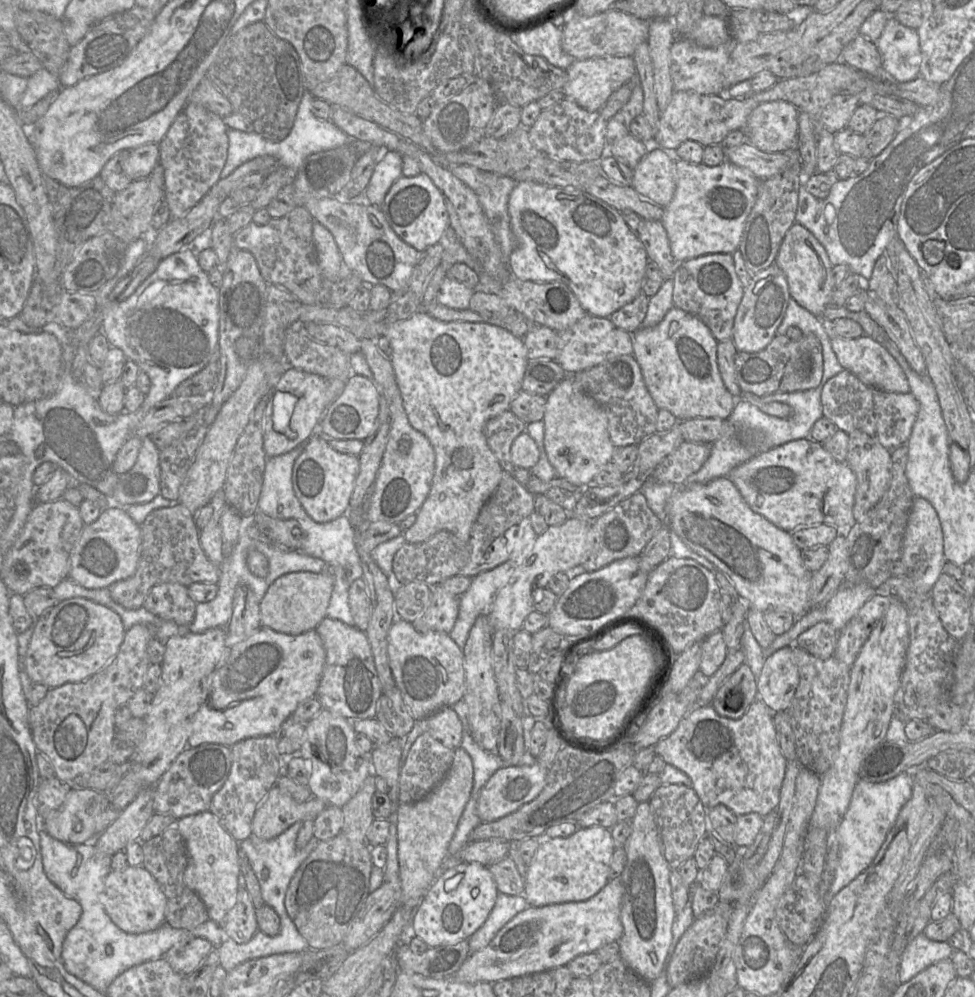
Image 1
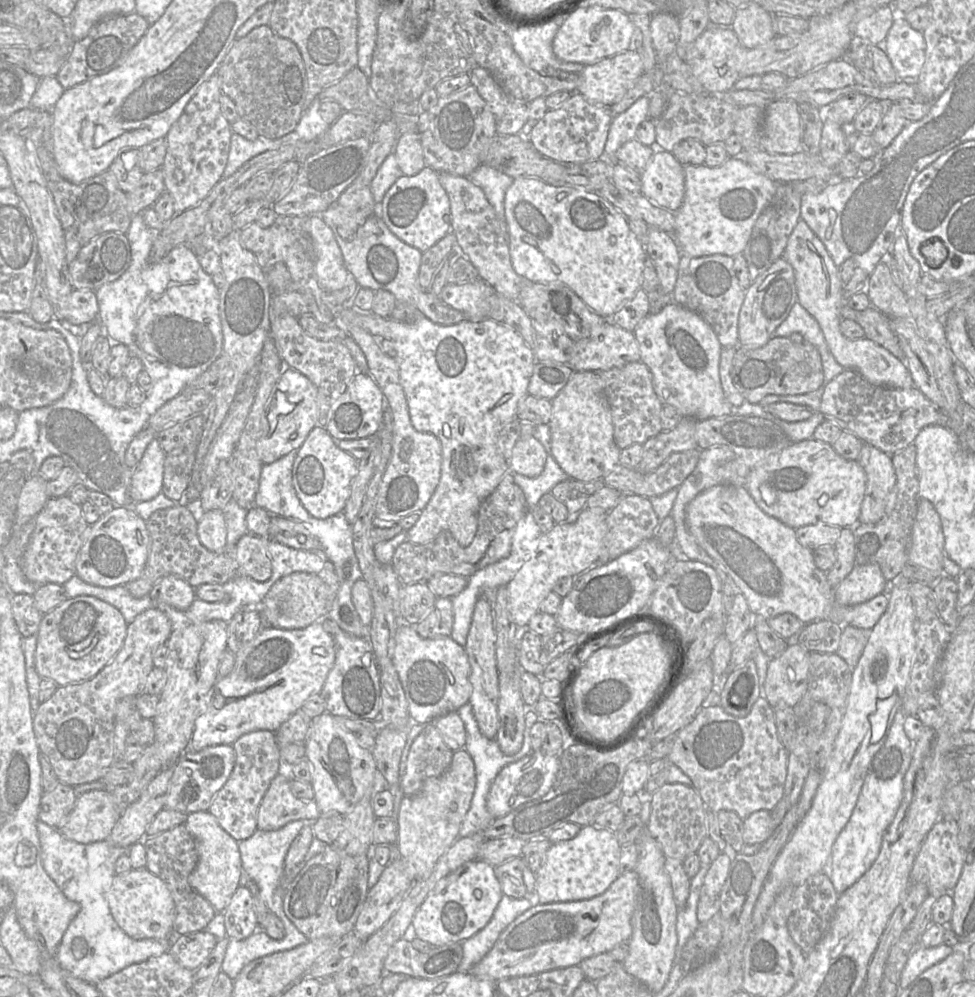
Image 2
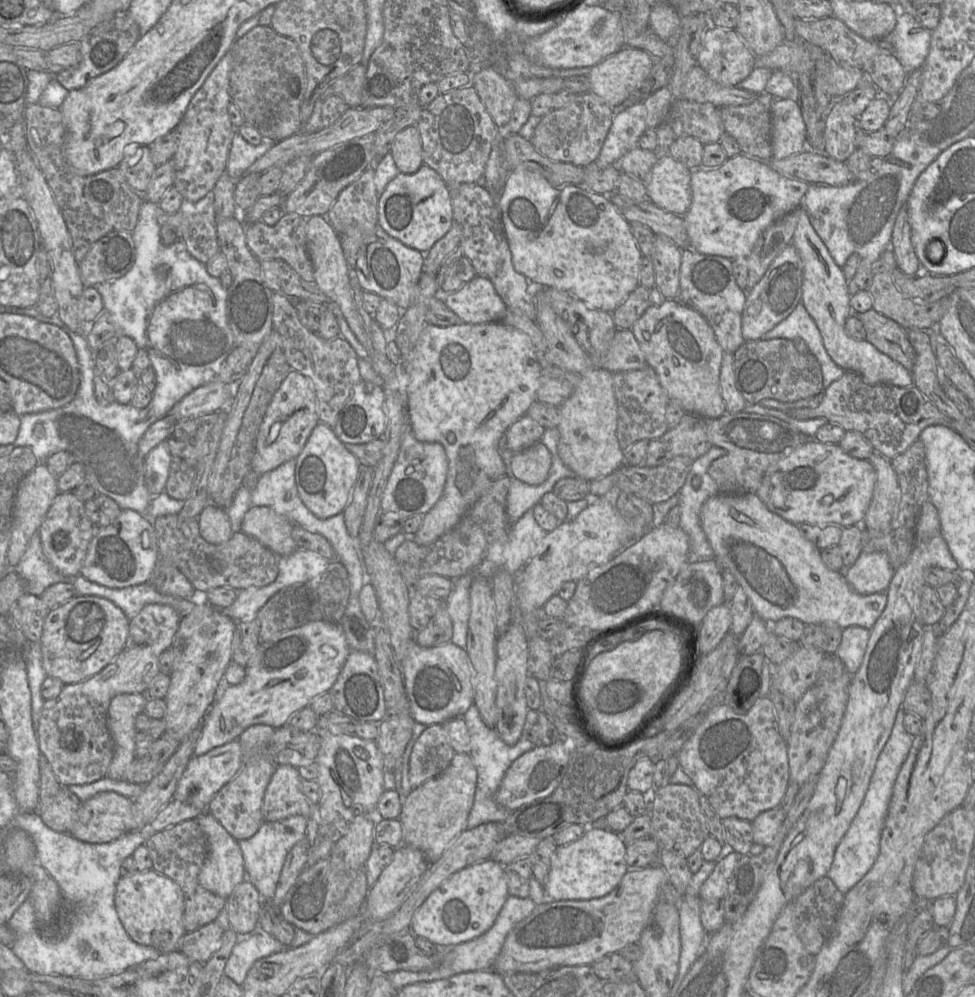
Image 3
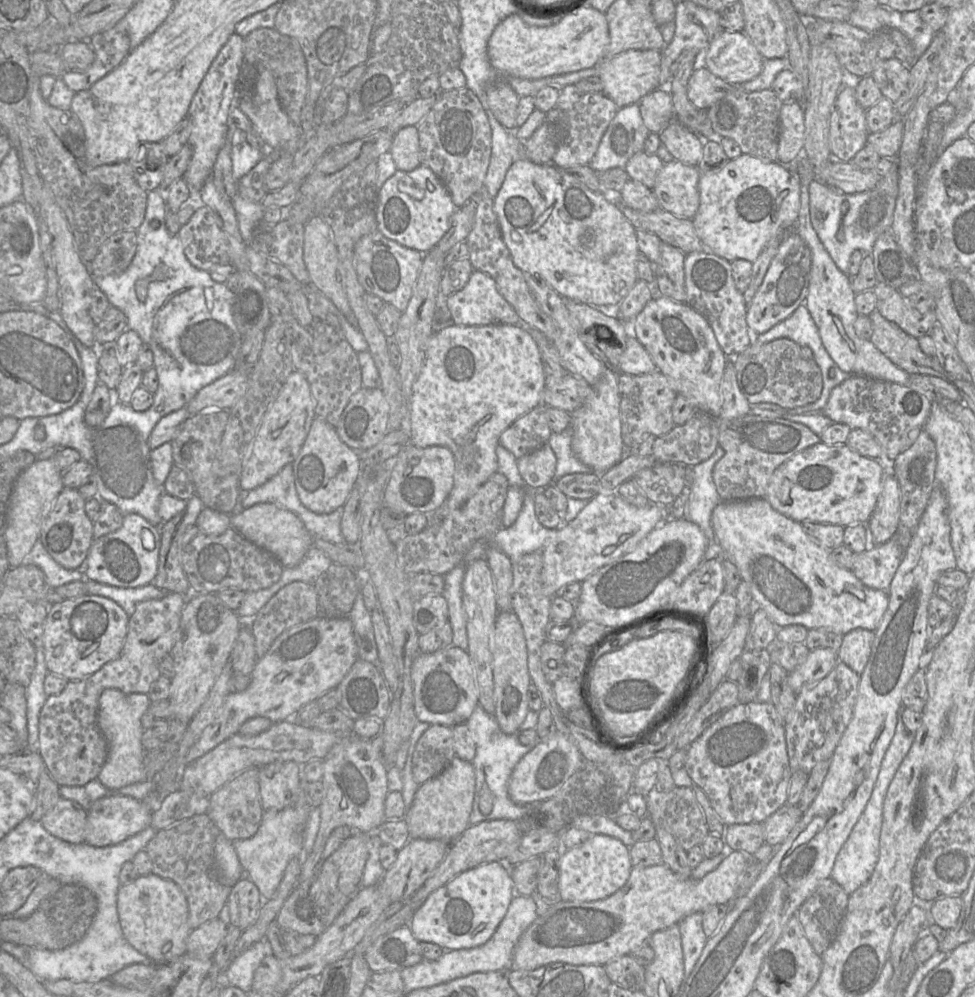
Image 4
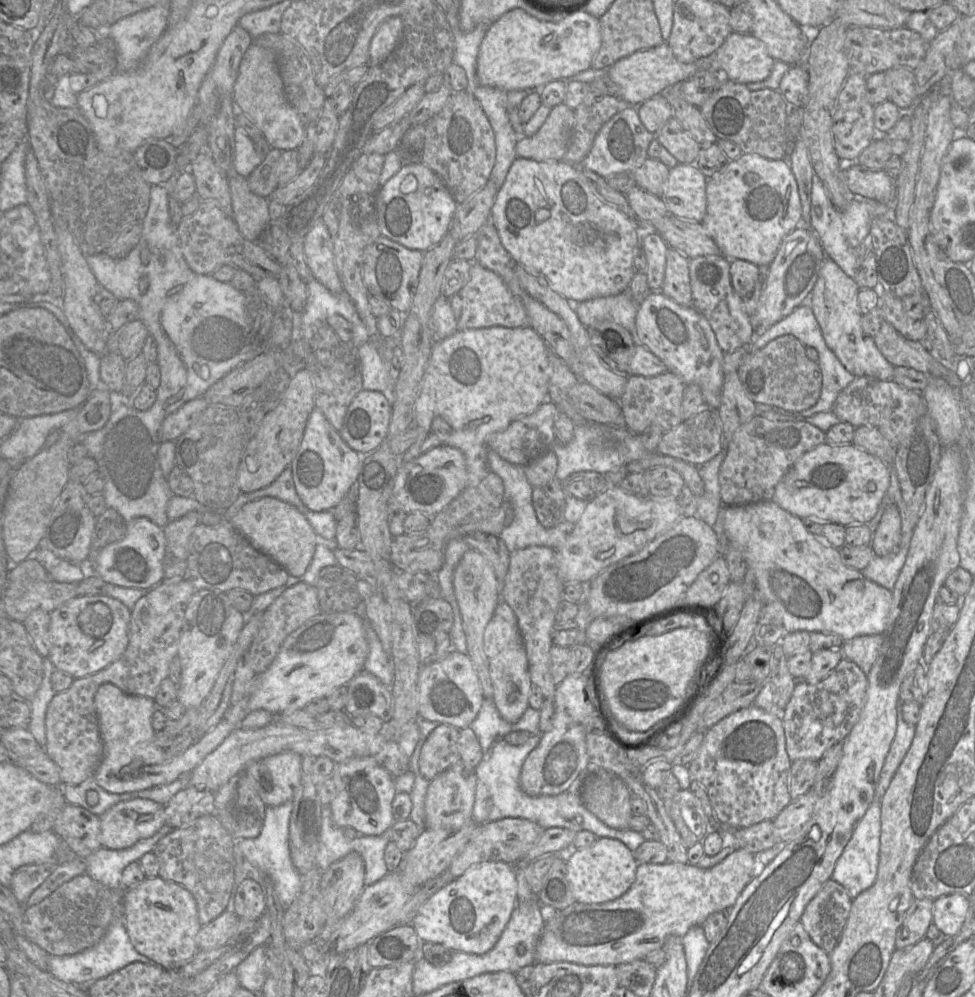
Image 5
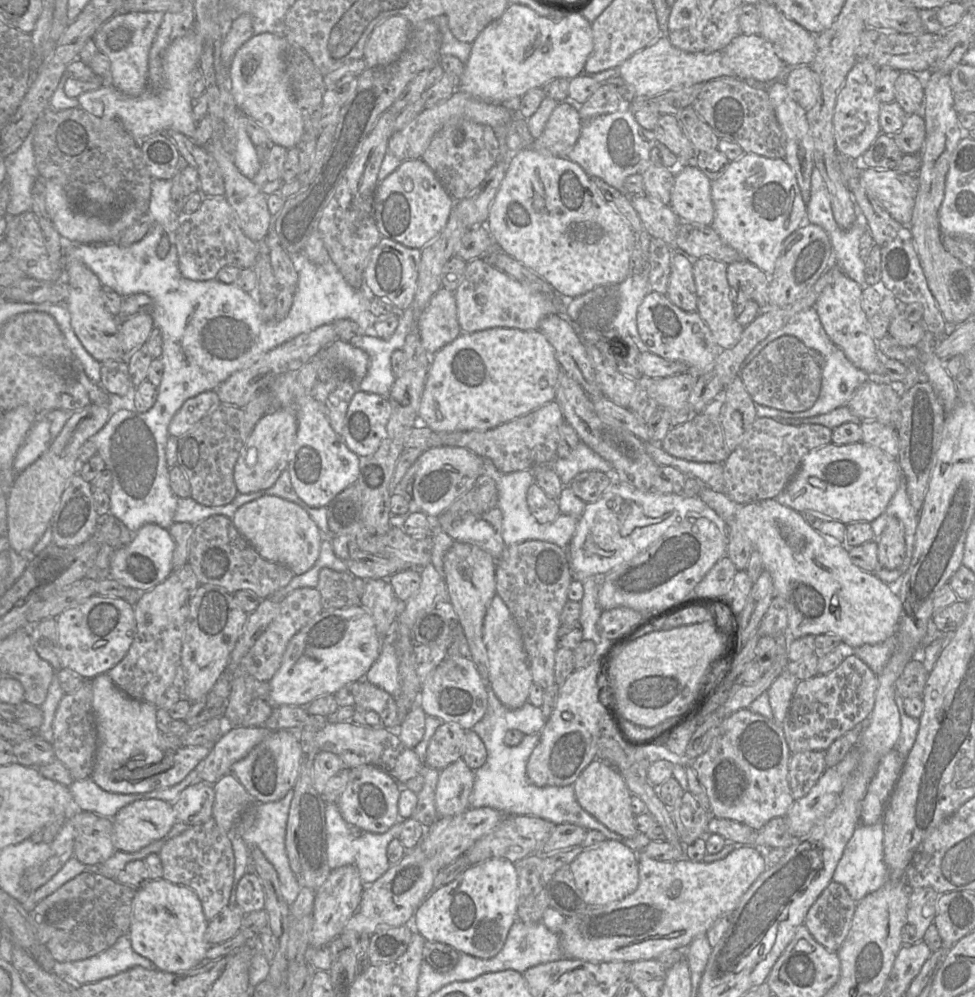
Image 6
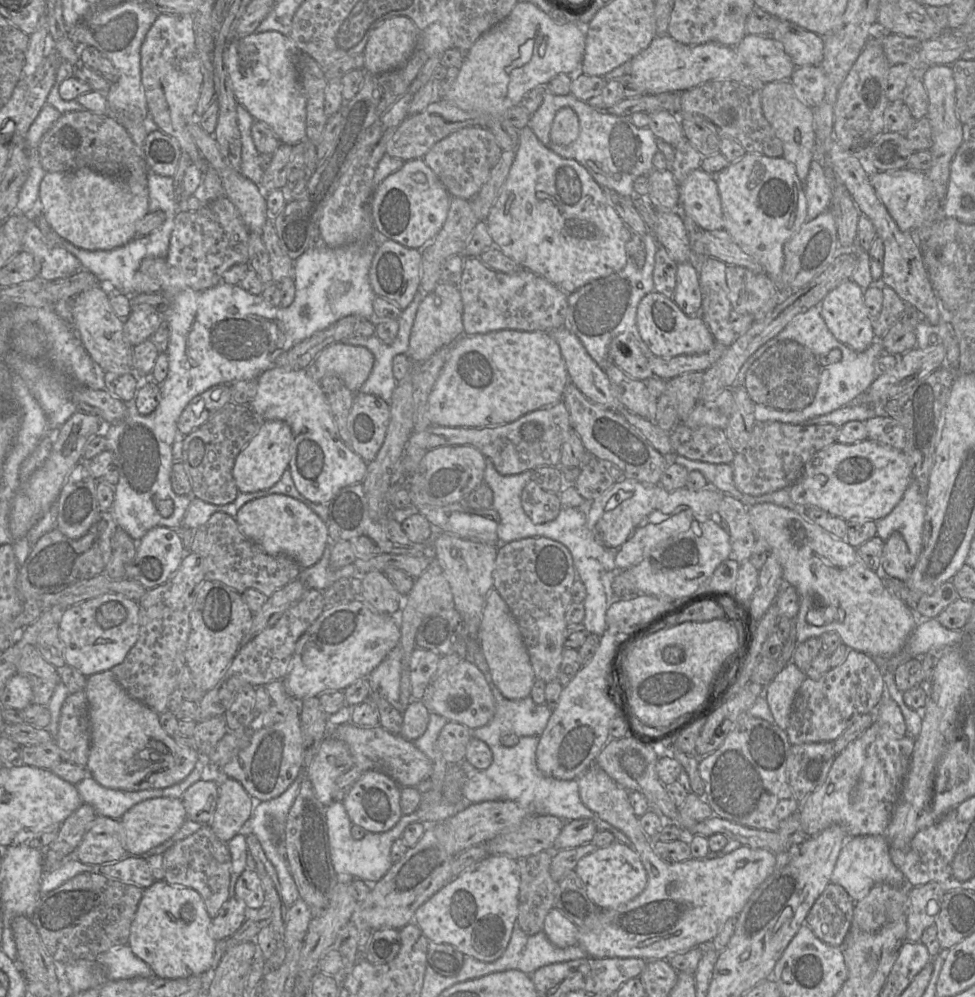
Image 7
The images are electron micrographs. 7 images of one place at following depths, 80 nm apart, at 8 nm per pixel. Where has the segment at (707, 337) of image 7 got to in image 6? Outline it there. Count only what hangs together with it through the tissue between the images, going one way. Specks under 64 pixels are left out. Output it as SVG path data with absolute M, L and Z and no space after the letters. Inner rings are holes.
M650 292L642 301L637 312L637 329L647 351L671 361L686 364L690 375L698 378L708 372L719 355L709 327L698 312L685 312L674 305L666 295Z

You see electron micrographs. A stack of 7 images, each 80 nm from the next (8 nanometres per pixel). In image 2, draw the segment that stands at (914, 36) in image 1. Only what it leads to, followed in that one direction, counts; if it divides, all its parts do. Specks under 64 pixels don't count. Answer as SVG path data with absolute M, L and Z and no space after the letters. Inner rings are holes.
M895 11L895 18L891 28L888 31L885 41L882 44L875 44L875 45L882 45L884 51L886 52L899 80L902 81L915 81L919 73L922 69L922 66L925 61L925 40L923 33L914 29L904 18L903 15L896 14Z

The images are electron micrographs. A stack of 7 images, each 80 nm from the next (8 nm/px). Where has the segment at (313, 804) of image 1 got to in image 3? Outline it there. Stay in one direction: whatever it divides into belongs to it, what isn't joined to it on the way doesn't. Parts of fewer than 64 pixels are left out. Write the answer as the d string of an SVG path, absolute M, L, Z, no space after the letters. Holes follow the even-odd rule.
M276 767L264 794L264 821L275 822L295 815L306 818L316 815L317 806L314 806L301 791L301 779L296 767Z

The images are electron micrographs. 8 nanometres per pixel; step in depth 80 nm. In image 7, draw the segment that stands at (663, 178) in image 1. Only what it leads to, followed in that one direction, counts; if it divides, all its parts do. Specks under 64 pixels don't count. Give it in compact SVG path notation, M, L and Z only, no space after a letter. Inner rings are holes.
M702 169L693 170L679 185L679 211L701 229L723 229L721 199L716 181Z

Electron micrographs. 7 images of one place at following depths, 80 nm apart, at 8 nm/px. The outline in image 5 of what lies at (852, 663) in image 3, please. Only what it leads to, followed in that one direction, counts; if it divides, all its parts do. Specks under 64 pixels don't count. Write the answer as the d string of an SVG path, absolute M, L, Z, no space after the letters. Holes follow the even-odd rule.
M882 635L856 636L844 641L841 652L844 658L857 664L865 674L868 674L878 657L882 643Z

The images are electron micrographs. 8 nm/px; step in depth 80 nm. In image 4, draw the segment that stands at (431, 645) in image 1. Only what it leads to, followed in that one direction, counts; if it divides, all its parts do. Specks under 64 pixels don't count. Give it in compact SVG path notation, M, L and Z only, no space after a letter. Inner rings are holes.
M450 645L433 653L419 652L412 664L411 678L415 713L419 721L453 727L466 723L478 705L474 668L467 651L459 647Z

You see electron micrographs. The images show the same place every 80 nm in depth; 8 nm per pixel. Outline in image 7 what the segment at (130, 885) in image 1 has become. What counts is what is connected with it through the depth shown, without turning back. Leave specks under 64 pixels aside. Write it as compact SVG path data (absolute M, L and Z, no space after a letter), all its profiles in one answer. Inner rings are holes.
M157 880L143 890L128 940L133 953L164 979L198 976L215 968L223 955L222 943L211 936L212 919L201 895L192 888L174 886L165 880Z

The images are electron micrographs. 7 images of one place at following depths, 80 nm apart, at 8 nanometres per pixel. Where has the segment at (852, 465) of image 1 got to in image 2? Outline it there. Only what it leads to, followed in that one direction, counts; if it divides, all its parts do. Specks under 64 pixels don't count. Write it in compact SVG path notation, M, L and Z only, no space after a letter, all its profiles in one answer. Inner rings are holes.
M863 443L857 462L867 478L858 521L876 524L891 512L895 502L896 474L891 455Z

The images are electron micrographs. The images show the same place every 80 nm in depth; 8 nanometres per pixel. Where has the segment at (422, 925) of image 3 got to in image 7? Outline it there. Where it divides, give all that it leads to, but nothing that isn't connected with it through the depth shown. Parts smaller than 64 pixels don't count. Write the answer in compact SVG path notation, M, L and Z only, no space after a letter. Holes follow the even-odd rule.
M488 855L422 904L414 922L430 942L451 944L465 956L480 961L495 961L505 951L517 925L519 886L517 861L505 855Z

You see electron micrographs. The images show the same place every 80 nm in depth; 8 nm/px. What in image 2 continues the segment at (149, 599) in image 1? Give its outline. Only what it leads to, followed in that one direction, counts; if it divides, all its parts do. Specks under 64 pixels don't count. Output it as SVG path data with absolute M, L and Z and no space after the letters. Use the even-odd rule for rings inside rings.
M177 575L161 578L149 593L156 604L166 604L178 610L188 609L196 599L196 590Z

